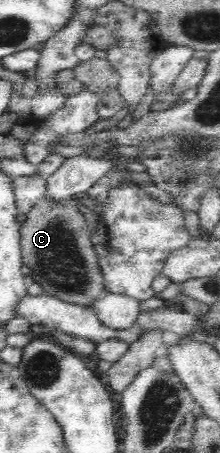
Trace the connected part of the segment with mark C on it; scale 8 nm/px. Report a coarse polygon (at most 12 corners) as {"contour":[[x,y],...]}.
{"contour":[[77,197],[21,224],[29,283],[87,307],[106,289]]}

